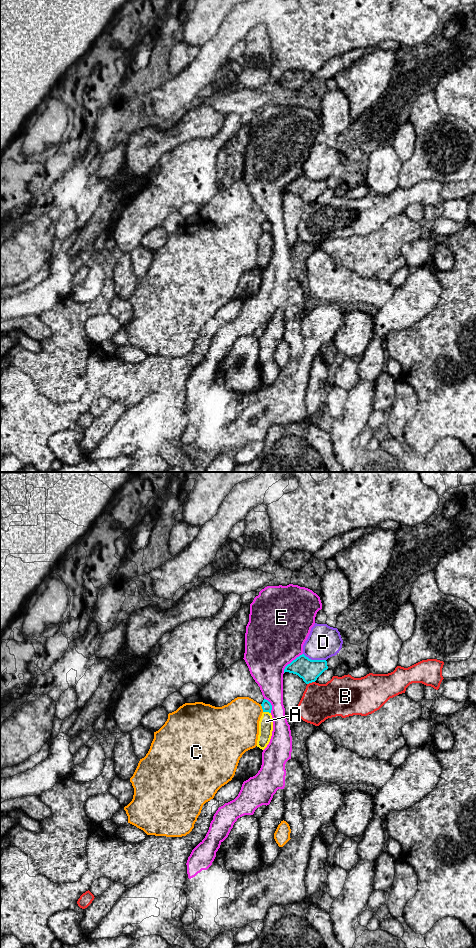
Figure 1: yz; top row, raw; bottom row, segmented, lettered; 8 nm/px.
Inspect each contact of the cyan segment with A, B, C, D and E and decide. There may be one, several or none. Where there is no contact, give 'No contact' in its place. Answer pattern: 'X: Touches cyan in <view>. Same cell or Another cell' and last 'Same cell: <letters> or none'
A: Touches cyan in yz. Another cell
B: Touches cyan in yz. Another cell
C: Touches cyan in yz. Another cell
D: Touches cyan in yz. Another cell
E: Touches cyan in yz. Another cell
Same cell: none

